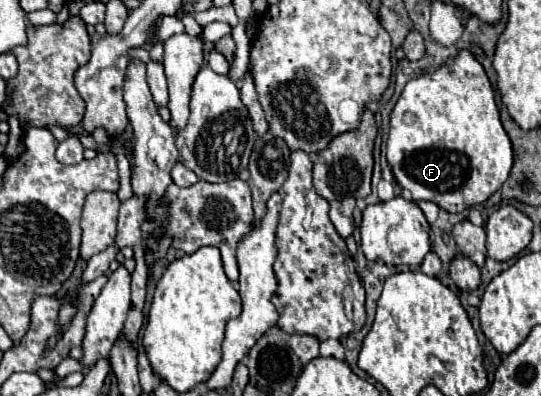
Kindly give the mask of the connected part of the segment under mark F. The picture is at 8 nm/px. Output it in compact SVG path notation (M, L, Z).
M462 49L452 63L408 81L390 115L386 159L400 187L408 189L414 201L432 201L450 213L484 203L502 187L512 169L514 153L510 137L502 127L488 75L470 51Z

